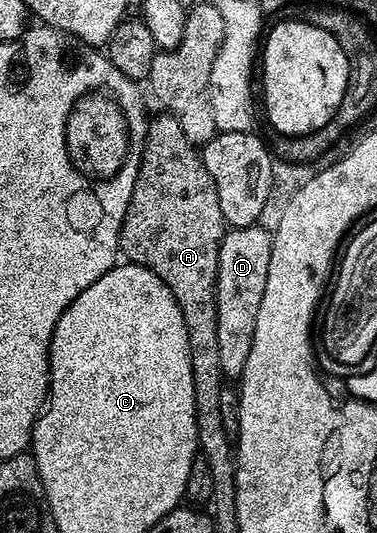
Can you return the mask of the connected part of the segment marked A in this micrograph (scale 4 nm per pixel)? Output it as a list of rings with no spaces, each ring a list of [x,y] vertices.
[[[159,112],[159,117],[146,127],[146,146],[142,152],[142,165],[128,203],[128,211],[122,220],[118,240],[121,256],[127,262],[152,270],[172,291],[180,311],[184,315],[184,327],[188,327],[188,347],[192,355],[192,383],[196,391],[196,415],[198,416],[198,448],[201,456],[208,459],[212,473],[222,473],[236,463],[236,449],[224,432],[224,419],[220,416],[220,391],[224,378],[220,367],[220,343],[216,340],[216,279],[220,243],[228,226],[220,211],[220,199],[216,199],[216,183],[202,162],[202,154],[184,135],[180,123],[169,113]]]

